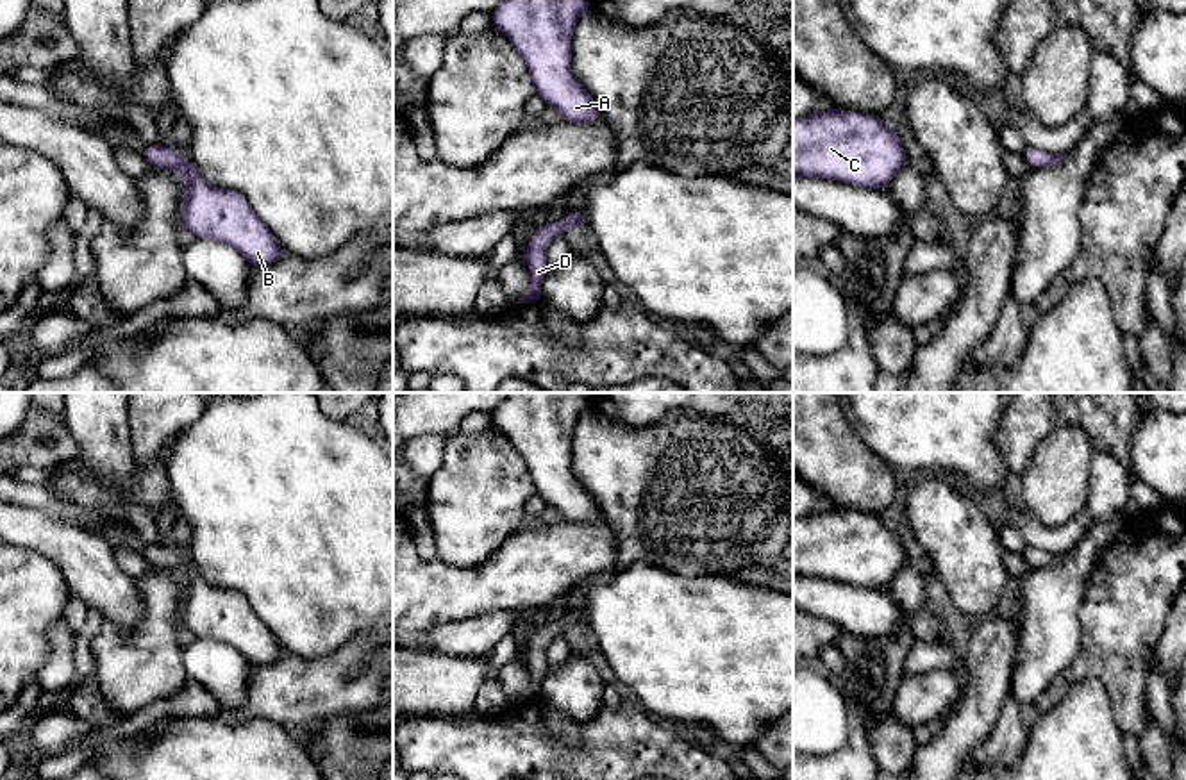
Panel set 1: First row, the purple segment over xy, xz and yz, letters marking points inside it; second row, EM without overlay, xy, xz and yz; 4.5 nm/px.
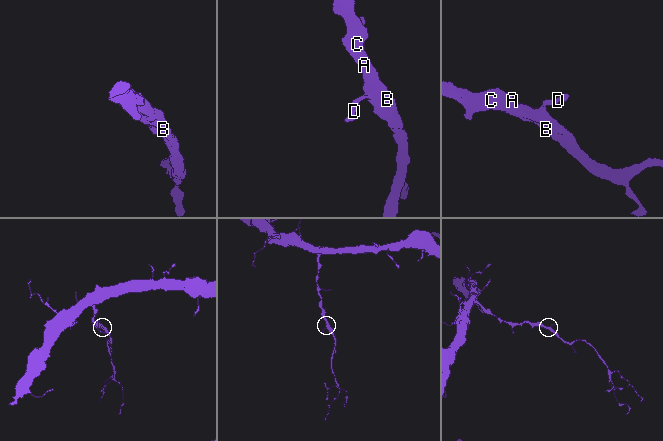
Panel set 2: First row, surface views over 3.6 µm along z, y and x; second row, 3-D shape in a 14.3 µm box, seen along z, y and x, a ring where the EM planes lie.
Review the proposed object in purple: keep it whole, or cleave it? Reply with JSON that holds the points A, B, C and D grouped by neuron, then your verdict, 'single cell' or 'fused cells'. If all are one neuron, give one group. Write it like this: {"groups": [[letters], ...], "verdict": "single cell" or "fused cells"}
{"groups": [["A", "B", "C", "D"]], "verdict": "single cell"}

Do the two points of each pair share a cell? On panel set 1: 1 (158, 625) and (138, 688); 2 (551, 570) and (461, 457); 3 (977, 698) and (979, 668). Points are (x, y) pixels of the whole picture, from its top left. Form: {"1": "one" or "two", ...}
{"1": "one", "2": "two", "3": "one"}

